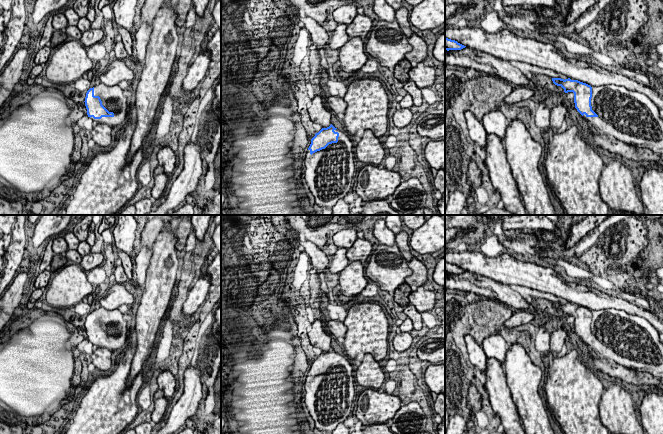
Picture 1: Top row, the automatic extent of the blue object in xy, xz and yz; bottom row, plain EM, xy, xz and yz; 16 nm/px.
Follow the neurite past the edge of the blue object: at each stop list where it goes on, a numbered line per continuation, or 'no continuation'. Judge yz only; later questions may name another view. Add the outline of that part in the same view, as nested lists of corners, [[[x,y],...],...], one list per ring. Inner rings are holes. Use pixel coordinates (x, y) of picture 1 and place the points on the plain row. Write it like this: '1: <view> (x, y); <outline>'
1: yz (631, 341); [[[616,309],[594,310],[591,330],[598,340],[582,341],[602,357],[663,379],[663,344],[645,318]]]

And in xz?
1: xz (329, 396); [[[338,353],[334,354],[339,357],[338,366],[329,368],[325,373],[317,375],[310,378],[310,374],[305,378],[305,383],[302,387],[305,389],[305,404],[306,407],[315,422],[315,428],[321,432],[333,432],[333,430],[340,424],[343,423],[348,416],[352,413],[352,403],[355,397],[355,387],[354,387],[354,378],[352,372],[355,370],[355,367],[350,364],[345,357],[339,355]]]

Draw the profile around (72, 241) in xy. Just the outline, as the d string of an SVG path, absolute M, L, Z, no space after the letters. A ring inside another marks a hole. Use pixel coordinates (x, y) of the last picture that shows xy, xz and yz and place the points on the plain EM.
M67 230L63 234L63 237L64 237L64 239L67 242L68 249L76 250L78 248L80 241L74 235L74 233L72 232L72 230Z

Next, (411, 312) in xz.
M411 303L404 307L403 311L408 318L411 319L414 330L421 330L423 326L423 320L421 313L417 311L414 305Z

